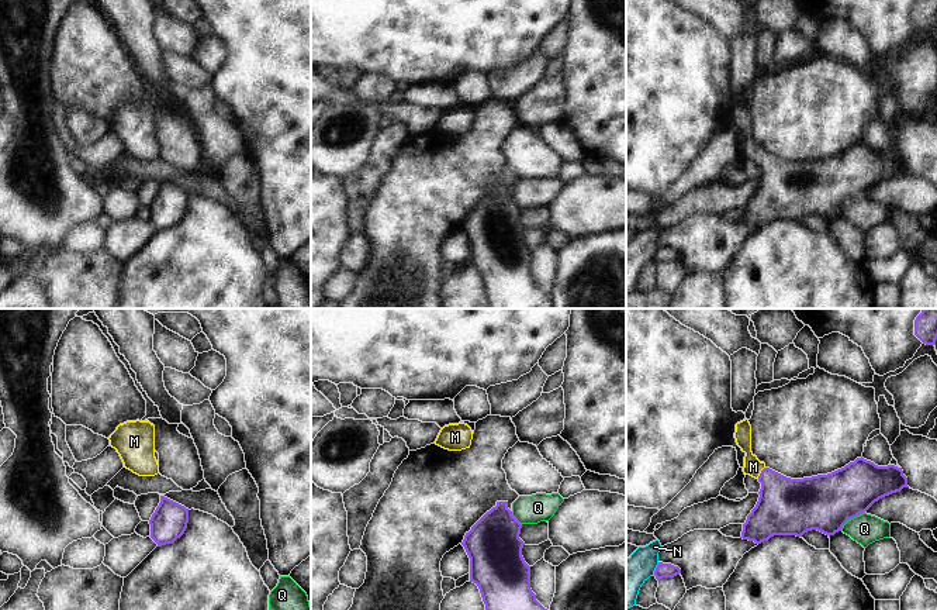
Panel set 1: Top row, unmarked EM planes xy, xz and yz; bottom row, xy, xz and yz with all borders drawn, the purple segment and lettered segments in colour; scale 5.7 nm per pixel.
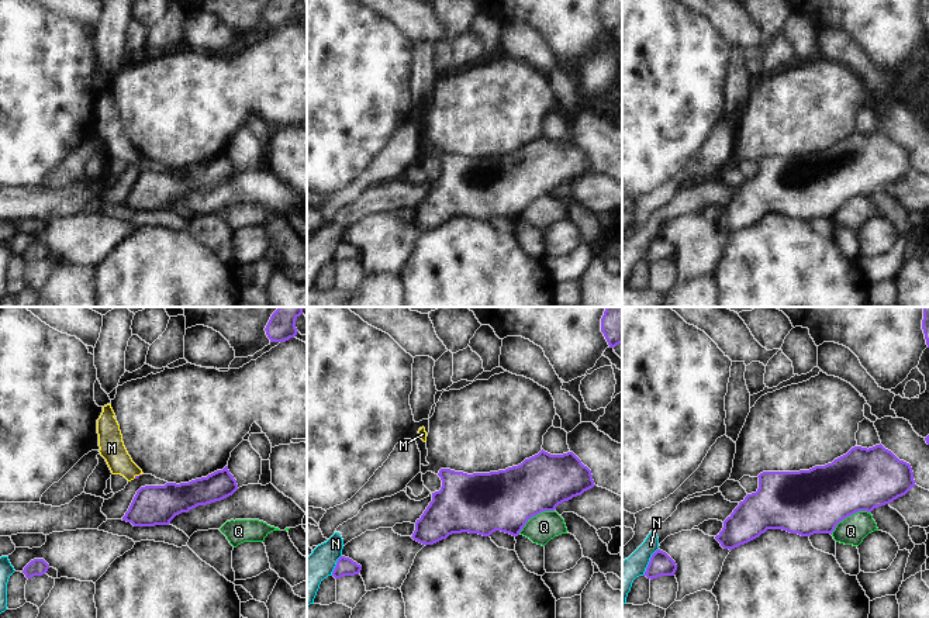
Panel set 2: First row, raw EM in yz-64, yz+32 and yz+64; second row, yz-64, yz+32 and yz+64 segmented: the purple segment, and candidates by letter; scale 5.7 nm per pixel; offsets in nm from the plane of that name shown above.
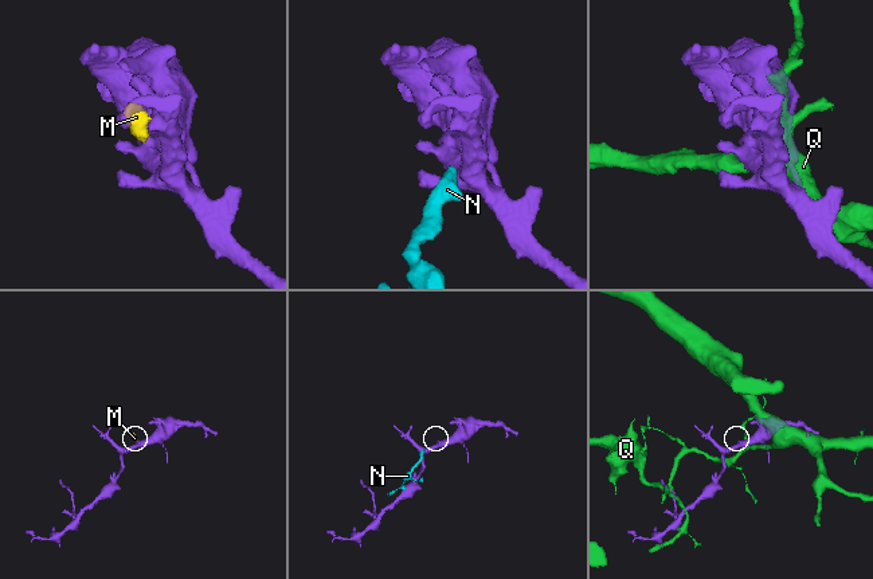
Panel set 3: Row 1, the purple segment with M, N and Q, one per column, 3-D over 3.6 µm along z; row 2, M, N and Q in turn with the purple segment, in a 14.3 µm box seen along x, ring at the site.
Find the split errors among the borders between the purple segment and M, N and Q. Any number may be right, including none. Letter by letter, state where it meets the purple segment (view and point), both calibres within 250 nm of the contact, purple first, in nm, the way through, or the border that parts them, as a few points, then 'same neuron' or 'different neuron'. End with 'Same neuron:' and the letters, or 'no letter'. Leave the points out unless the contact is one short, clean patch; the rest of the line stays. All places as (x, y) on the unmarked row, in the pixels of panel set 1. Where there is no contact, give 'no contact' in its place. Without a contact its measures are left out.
M: contact yz (761, 157); calibres 320 and 100 nm; way yz (785, 190), (774, 169), (761, 157), (753, 151); same neuron
N: contact yz (656, 252); calibres 80 and 200 nm; border yz (659, 247), (653, 258); different neuron
Q: contact yz (851, 202); calibres 320 and 170 nm; different neuron
Same neuron: M

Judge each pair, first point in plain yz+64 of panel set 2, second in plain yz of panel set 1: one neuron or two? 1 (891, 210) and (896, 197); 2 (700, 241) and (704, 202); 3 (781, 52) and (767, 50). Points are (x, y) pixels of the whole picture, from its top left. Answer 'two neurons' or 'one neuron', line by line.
1: two neurons
2: two neurons
3: two neurons

